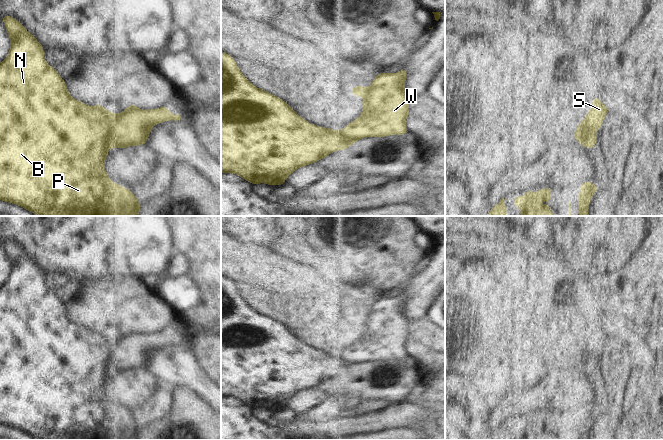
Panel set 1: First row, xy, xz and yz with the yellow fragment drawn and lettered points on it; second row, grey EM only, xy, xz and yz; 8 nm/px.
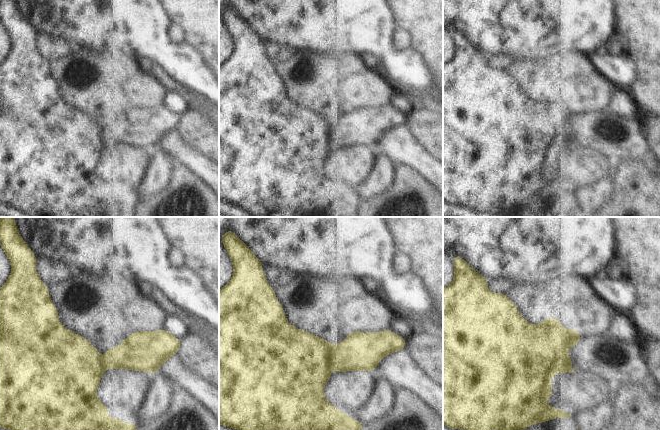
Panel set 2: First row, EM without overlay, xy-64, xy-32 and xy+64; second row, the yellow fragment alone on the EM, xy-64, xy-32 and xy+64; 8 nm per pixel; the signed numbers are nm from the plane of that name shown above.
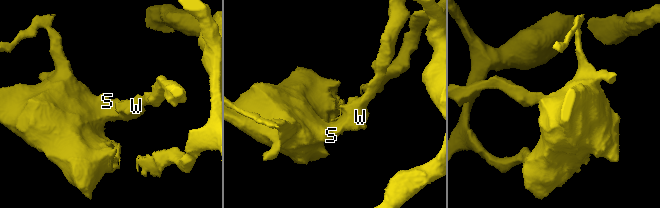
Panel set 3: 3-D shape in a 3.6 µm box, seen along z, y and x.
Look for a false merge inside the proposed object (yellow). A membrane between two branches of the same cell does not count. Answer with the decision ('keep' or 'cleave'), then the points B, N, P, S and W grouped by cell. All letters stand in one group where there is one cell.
cleave; groups B N P S / W

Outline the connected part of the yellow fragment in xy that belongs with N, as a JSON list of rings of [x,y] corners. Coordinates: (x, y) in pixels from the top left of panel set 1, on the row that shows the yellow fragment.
[[[3,15],[3,23],[11,40],[10,51],[5,60],[0,63],[0,200],[17,204],[38,216],[138,216],[140,212],[139,200],[133,195],[131,190],[124,186],[117,185],[108,178],[108,173],[104,169],[104,162],[108,155],[108,130],[116,118],[122,118],[122,113],[114,114],[107,111],[101,104],[90,107],[86,103],[73,99],[66,87],[66,82],[59,73],[44,59],[44,48],[30,34],[26,28],[9,15]]]

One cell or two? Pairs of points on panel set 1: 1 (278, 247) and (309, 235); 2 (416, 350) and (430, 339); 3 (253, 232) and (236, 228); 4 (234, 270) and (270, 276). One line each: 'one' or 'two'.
1: one
2: two
3: one
4: one

